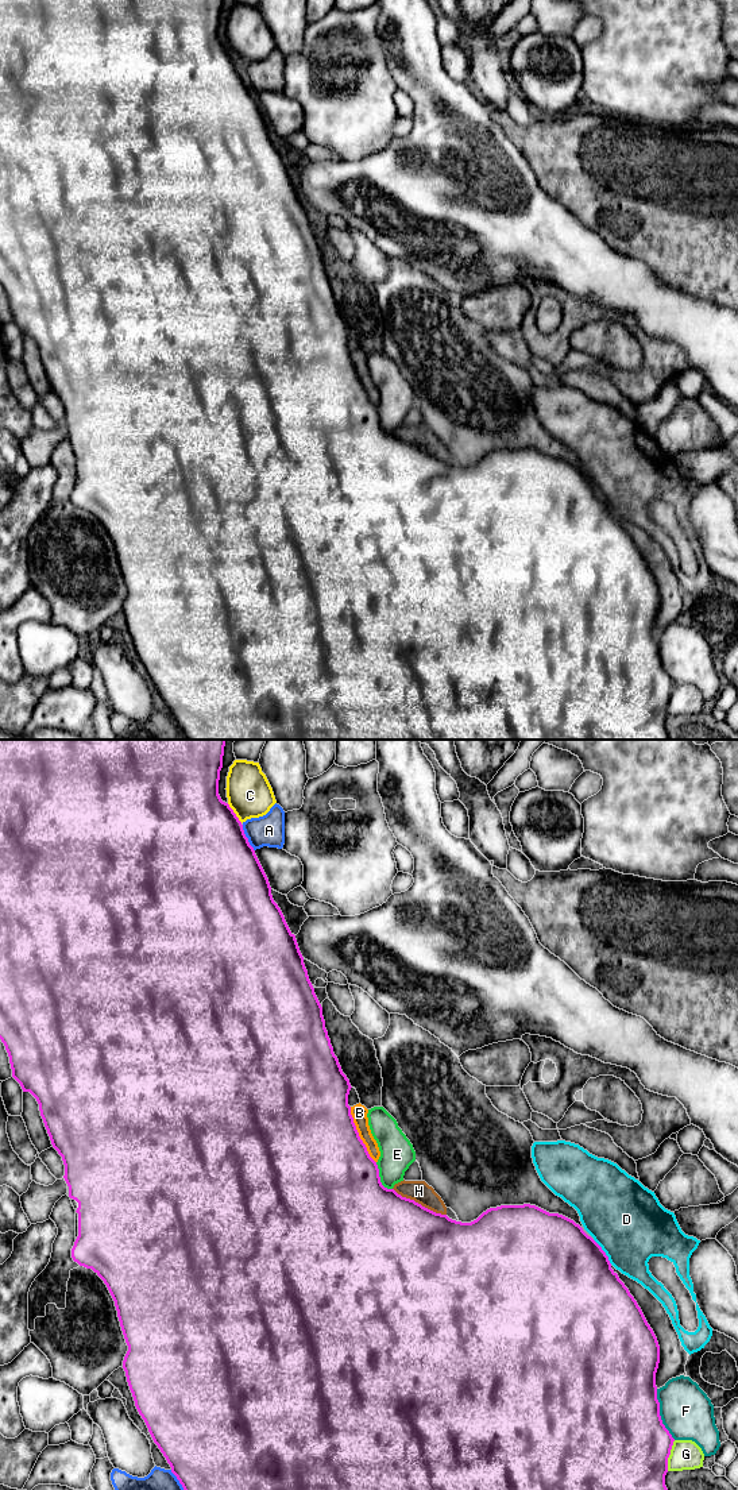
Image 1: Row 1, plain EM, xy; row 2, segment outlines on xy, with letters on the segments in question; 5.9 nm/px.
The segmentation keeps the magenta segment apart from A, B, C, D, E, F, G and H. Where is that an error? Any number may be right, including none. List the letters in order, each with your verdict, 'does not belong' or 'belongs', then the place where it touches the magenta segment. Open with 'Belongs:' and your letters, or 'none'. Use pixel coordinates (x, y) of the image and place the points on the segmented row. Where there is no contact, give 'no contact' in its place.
Belongs: none
A: does not belong | xy (247, 838)
B: does not belong | xy (358, 1135)
C: does not belong | xy (234, 813)
D: does not belong | xy (603, 1251)
E: does not belong | xy (379, 1178)
F: does not belong | xy (659, 1415)
G: does not belong | xy (669, 1454)
H: does not belong | xy (420, 1204)

